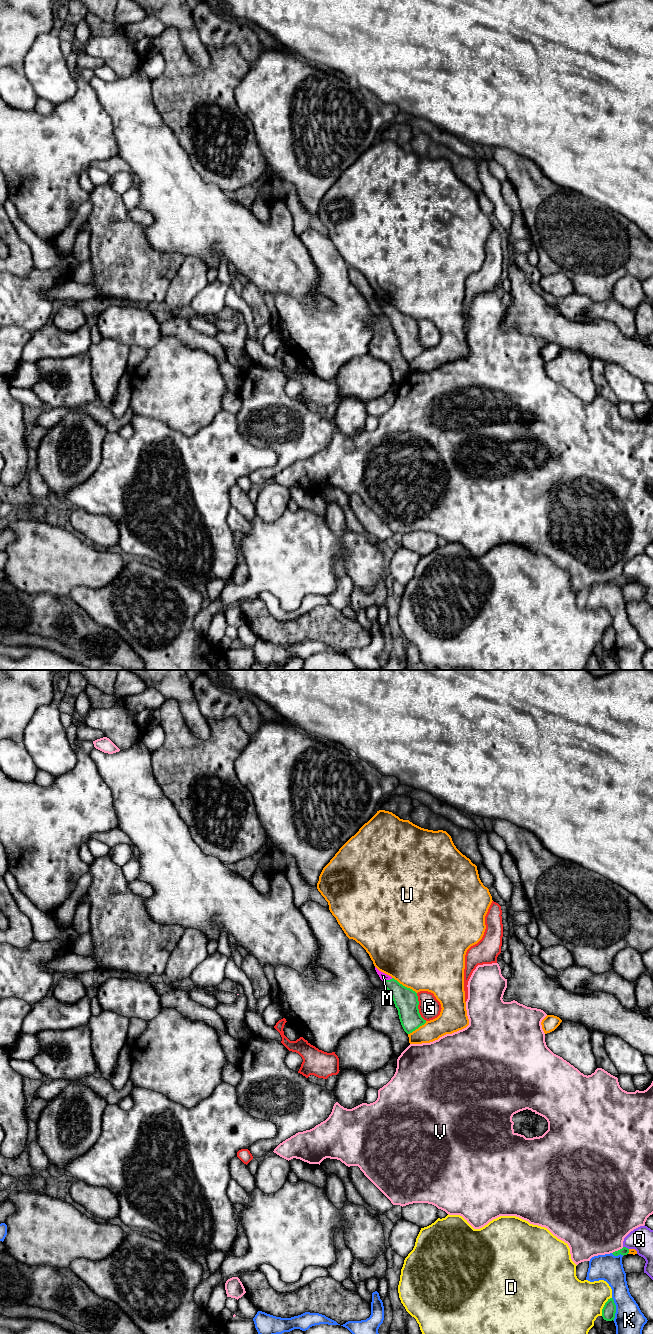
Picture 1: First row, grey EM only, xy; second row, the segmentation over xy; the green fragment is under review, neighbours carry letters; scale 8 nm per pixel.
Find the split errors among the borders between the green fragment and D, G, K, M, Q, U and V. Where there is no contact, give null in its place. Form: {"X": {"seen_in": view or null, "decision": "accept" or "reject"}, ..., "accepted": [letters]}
{"D": {"seen_in": "xy", "decision": "reject"}, "G": {"seen_in": "xy", "decision": "reject"}, "K": {"seen_in": "xy", "decision": "reject"}, "M": {"seen_in": "xy", "decision": "accept"}, "Q": {"seen_in": "xy", "decision": "reject"}, "U": {"seen_in": "xy", "decision": "reject"}, "V": {"seen_in": "xy", "decision": "reject"}, "accepted": ["M"]}

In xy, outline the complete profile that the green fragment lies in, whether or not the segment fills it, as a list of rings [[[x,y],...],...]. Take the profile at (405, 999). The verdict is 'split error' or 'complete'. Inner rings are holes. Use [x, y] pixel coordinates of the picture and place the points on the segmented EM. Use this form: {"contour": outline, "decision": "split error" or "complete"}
{"contour": [[[376,967],[375,970],[383,981],[385,988],[392,996],[404,1031],[410,1034],[424,1025],[426,1020],[424,1020],[419,1013],[417,993],[403,986],[391,976],[379,971]]], "decision": "split error"}

